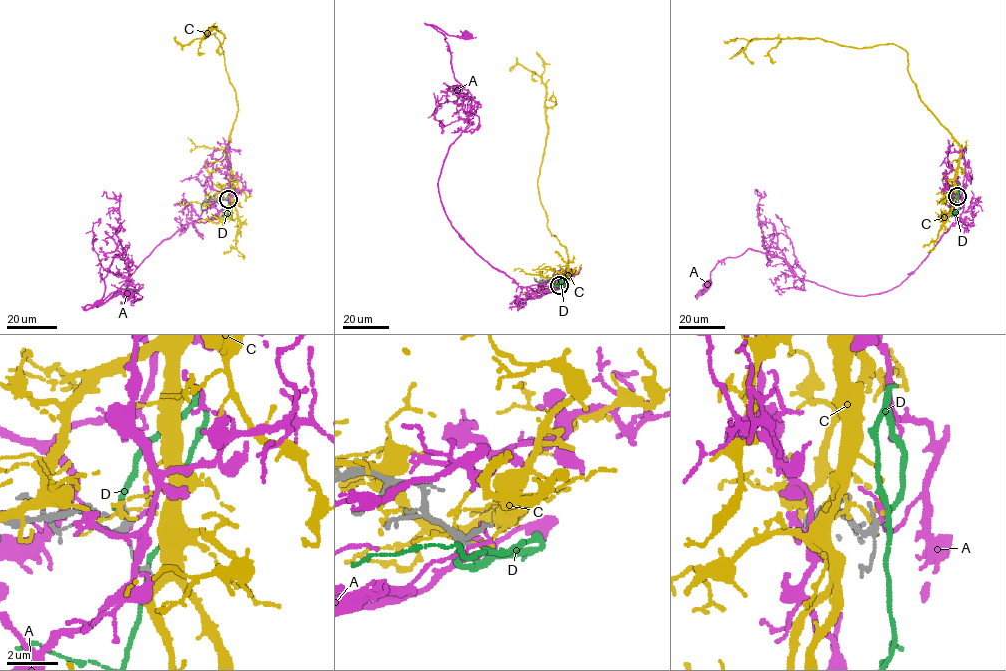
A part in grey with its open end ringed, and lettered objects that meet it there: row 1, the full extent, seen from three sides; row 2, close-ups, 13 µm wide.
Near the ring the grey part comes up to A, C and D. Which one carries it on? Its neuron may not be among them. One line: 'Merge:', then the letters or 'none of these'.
Merge: D

